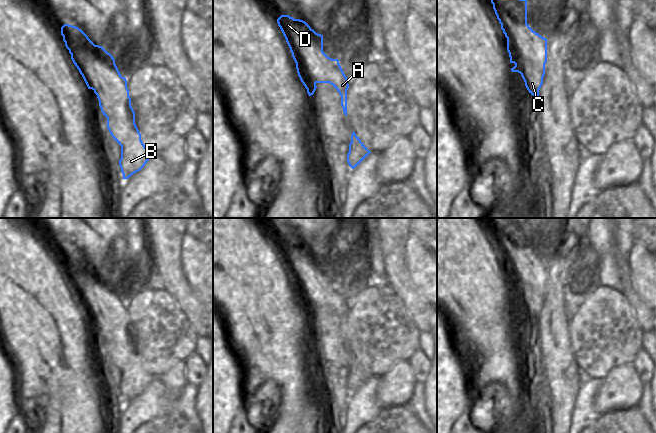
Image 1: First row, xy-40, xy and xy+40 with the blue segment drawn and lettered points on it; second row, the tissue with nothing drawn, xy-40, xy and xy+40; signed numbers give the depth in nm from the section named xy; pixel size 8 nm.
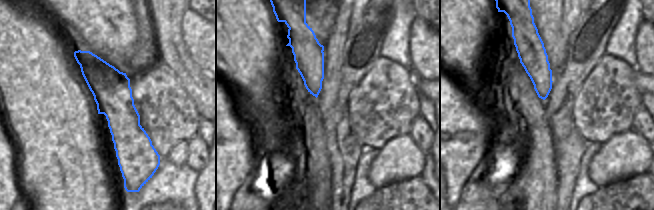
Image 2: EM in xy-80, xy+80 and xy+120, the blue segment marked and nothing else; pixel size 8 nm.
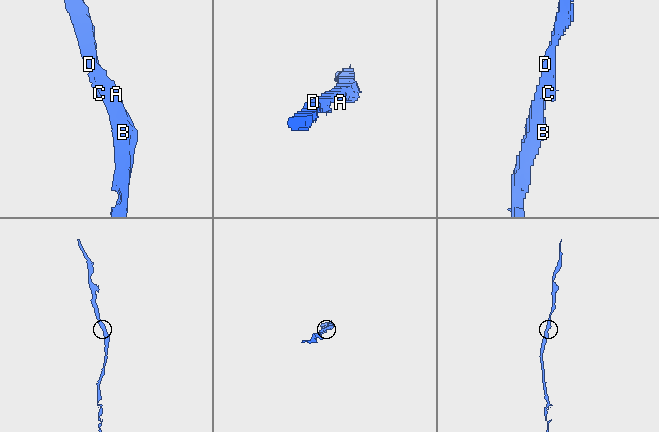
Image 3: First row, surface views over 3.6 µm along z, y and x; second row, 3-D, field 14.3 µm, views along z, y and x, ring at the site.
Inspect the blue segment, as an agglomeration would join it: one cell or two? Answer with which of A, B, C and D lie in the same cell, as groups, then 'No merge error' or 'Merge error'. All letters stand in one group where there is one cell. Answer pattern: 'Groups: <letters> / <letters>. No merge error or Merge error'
Groups: A B C D. No merge error

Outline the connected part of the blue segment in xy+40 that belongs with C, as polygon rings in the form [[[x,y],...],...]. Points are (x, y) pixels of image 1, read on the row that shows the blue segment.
[[[491,0],[491,3],[507,38],[510,63],[515,64],[511,71],[521,74],[529,93],[538,99],[547,62],[547,39],[527,24],[527,0]]]

